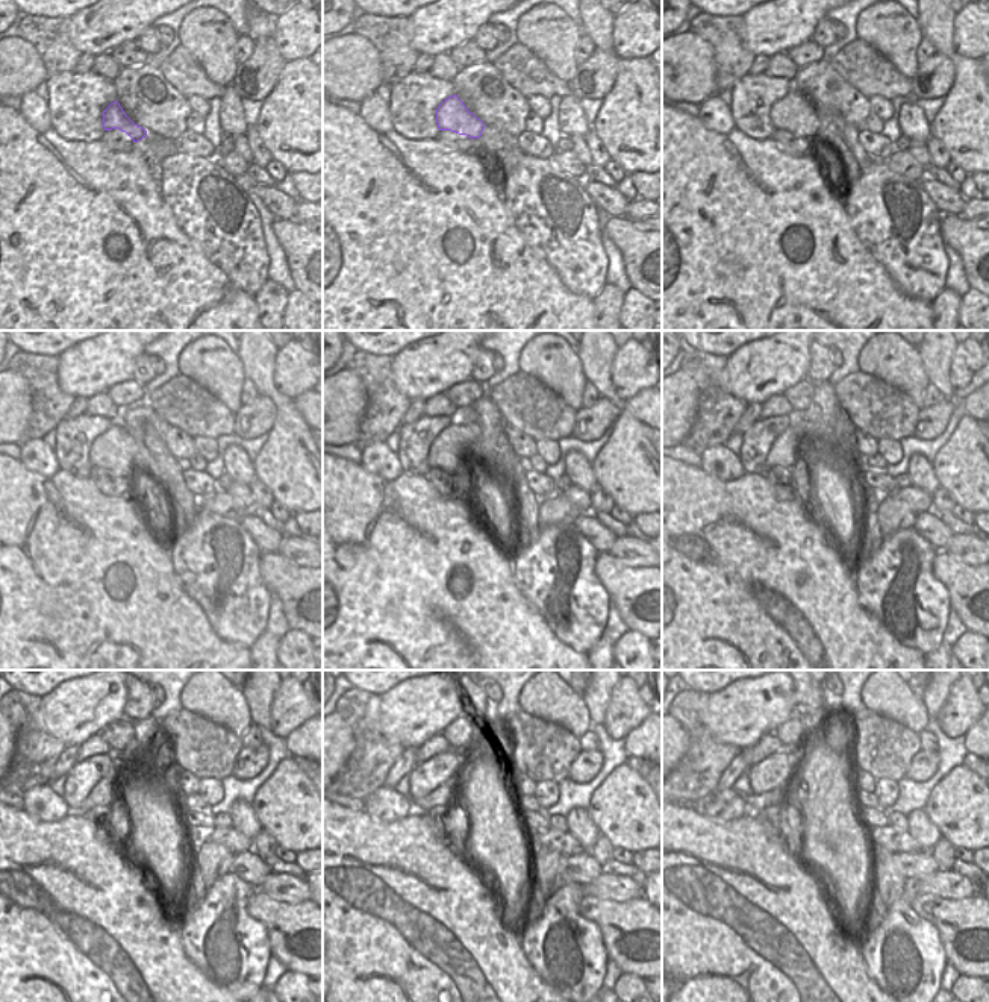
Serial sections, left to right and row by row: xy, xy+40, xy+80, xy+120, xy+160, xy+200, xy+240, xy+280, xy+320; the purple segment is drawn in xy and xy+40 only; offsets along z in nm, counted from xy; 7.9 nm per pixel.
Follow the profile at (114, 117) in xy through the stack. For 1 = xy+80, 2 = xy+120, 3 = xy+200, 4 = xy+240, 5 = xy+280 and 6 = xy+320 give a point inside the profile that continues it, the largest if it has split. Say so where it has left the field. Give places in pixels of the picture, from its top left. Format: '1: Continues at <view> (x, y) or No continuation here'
1: Continues at xy+80 (794, 111)
2: Continues at xy+120 (115, 449)
3: Continues at xy+200 (783, 452)
4: Continues at xy+240 (103, 793)
5: Continues at xy+280 (443, 795)
6: Continues at xy+320 (755, 802)

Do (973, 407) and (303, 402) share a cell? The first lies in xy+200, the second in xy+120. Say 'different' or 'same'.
same

